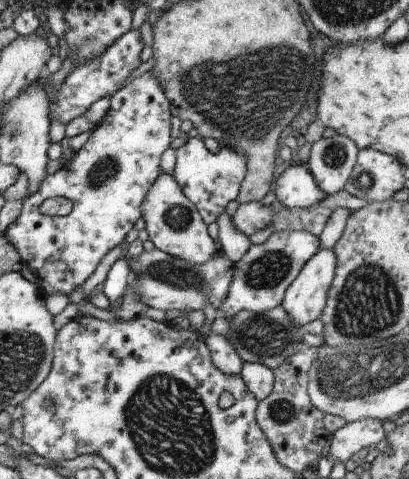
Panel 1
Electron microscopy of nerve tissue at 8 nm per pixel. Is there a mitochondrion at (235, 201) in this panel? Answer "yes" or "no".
no

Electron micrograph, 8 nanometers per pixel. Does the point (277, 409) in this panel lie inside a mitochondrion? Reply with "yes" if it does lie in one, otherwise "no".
no

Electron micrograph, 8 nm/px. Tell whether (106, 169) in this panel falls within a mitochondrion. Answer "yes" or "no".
yes

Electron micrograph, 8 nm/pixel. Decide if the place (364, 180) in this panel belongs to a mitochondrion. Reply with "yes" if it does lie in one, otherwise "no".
yes

